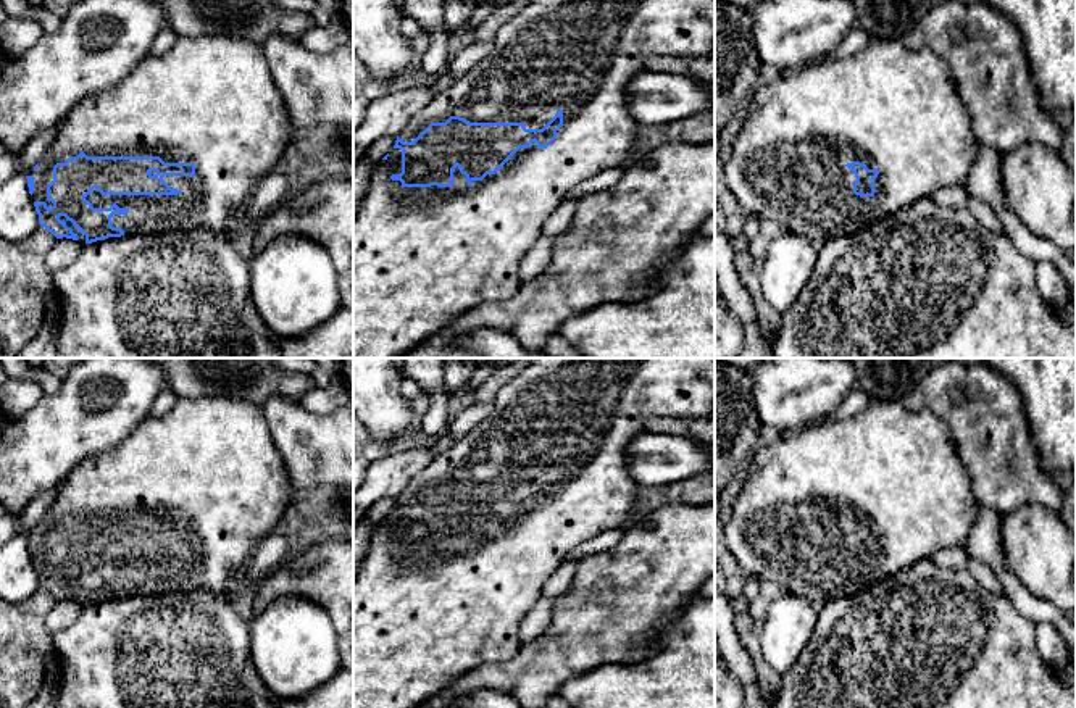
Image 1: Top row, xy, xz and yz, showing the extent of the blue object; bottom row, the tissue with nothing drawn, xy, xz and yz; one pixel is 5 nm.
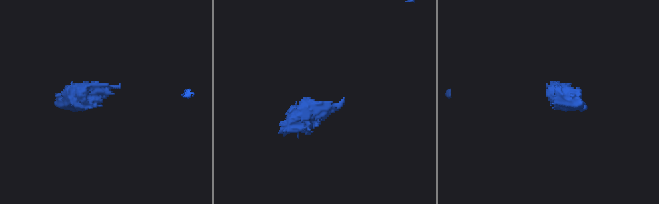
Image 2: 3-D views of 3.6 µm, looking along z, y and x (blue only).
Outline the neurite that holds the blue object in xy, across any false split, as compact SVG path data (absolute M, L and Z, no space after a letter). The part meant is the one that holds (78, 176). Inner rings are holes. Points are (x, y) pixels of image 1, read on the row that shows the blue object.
M206 34L197 37L182 35L166 53L160 56L150 55L140 61L140 65L116 85L87 95L79 102L56 126L56 134L50 148L44 153L39 163L26 173L27 187L39 214L39 224L56 239L66 237L79 240L82 245L105 240L108 237L177 229L189 231L194 227L224 232L227 221L232 219L239 208L248 203L258 182L274 169L276 163L286 153L292 129L294 126L289 119L284 100L274 85L261 45L226 34Z

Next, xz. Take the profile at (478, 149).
M531 0L518 15L515 15L497 31L490 45L489 55L476 63L463 77L457 79L448 89L436 94L436 97L408 121L408 124L398 132L394 148L376 163L365 202L353 218L353 358L402 358L466 311L484 303L498 303L511 298L521 285L519 263L526 252L542 235L542 226L547 218L558 208L574 185L597 176L605 169L621 166L629 156L631 150L636 147L639 124L629 111L626 87L636 74L645 69L645 58L649 55L715 58L715 0Z

